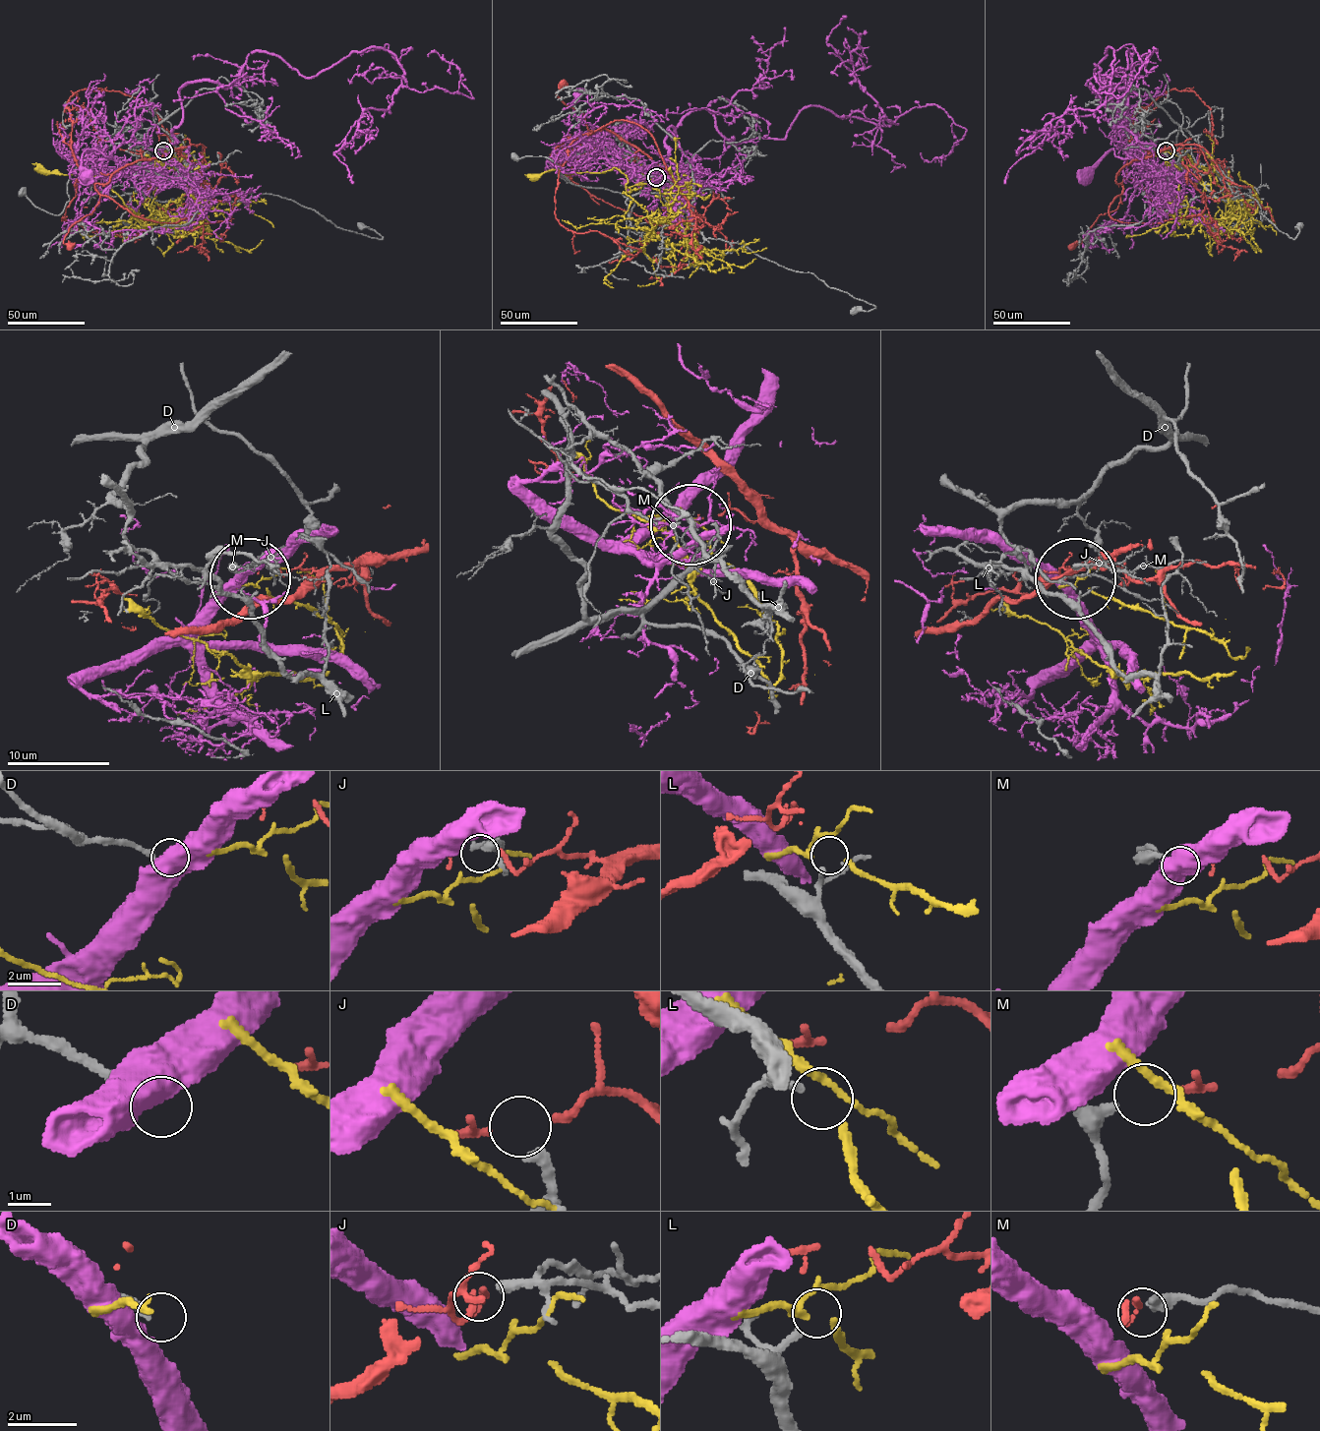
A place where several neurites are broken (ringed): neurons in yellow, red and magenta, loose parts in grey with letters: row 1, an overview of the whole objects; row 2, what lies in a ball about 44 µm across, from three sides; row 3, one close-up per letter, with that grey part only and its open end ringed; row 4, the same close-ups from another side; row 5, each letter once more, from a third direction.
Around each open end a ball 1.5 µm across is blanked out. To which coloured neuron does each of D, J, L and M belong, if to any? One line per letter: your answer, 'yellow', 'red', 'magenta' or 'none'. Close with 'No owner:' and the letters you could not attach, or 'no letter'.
D: none
J: none
L: none
M: red
No owner: D, J, L

